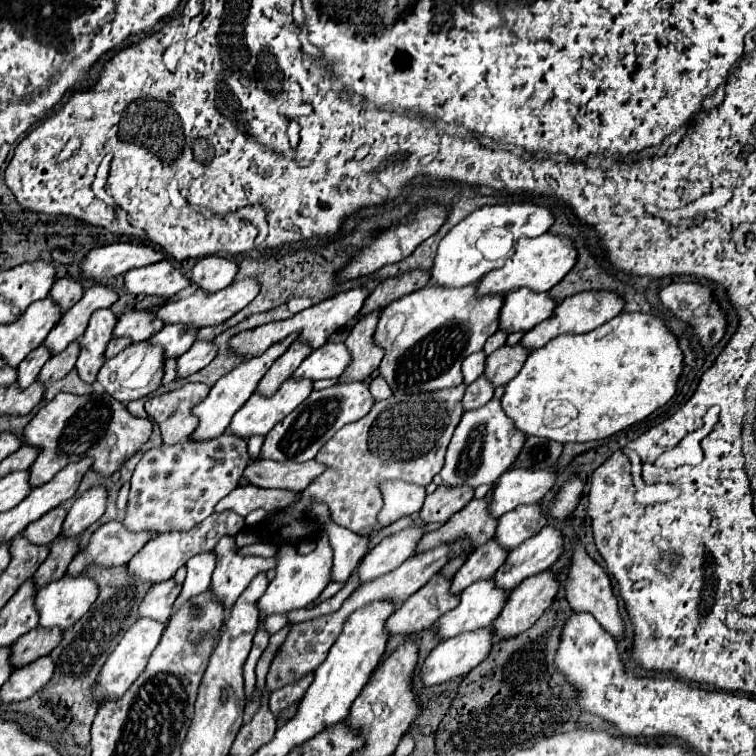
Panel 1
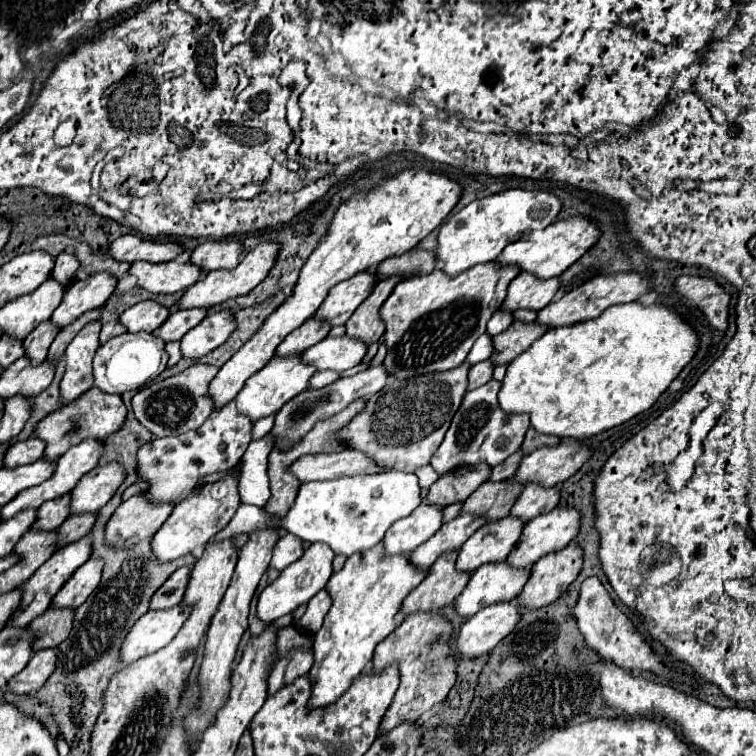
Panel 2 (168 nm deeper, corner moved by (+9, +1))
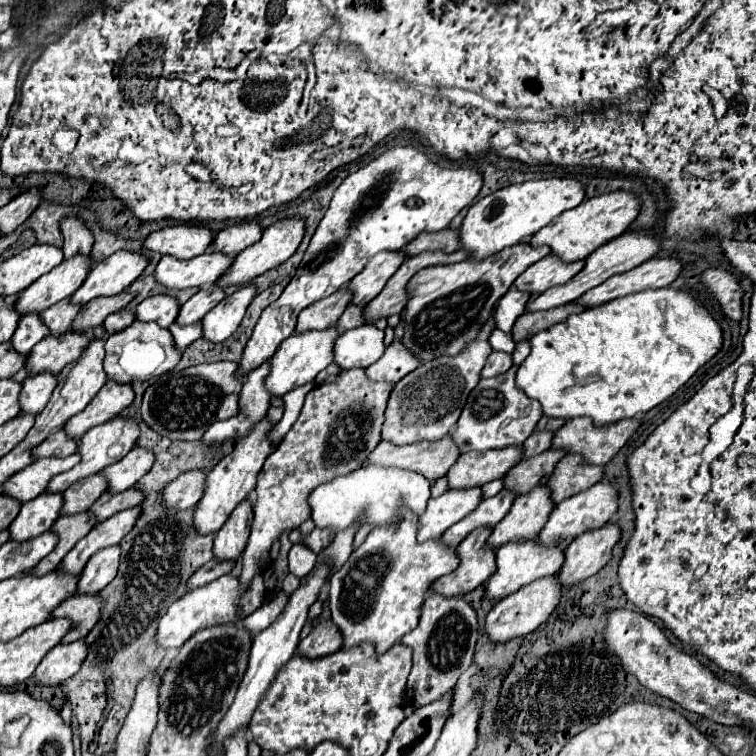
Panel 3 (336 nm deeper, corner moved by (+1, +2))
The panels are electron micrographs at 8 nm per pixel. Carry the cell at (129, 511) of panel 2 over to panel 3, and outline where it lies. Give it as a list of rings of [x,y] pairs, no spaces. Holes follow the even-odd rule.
[[[200,469],[186,471],[180,477],[176,477],[172,483],[168,483],[162,491],[162,503],[166,509],[178,509],[186,511],[196,505],[196,501],[202,497],[204,489],[204,473]]]

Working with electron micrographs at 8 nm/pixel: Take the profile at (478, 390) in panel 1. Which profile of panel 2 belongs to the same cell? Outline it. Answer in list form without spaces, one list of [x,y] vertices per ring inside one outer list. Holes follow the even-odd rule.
[[[482,360],[482,362],[474,364],[468,372],[468,390],[484,386],[492,378],[492,372],[494,372],[492,360]]]

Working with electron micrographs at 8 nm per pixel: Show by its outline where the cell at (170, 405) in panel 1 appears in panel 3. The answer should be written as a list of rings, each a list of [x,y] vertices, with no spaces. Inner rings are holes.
[[[218,361],[188,367],[184,371],[168,371],[158,377],[144,393],[142,419],[162,437],[178,441],[198,441],[202,433],[216,421],[234,417],[238,413],[238,393],[244,379],[236,377],[238,363]]]

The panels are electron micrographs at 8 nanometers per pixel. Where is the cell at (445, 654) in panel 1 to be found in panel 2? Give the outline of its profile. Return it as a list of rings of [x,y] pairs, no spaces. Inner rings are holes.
[[[518,600],[486,606],[484,610],[468,618],[468,622],[460,628],[456,640],[458,652],[462,650],[462,654],[468,658],[492,652],[496,644],[514,630],[520,618],[522,618],[522,608],[518,606]]]

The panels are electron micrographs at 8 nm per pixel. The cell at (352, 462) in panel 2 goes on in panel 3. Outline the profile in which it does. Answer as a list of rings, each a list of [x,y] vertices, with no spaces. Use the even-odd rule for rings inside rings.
[[[446,435],[444,439],[434,443],[420,441],[402,447],[388,441],[380,441],[378,447],[366,457],[364,465],[410,469],[422,473],[432,481],[444,477],[458,457],[458,447],[452,443],[452,437]]]

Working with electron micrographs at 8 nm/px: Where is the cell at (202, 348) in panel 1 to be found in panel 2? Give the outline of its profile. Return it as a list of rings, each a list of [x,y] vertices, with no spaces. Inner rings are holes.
[[[230,310],[212,312],[198,326],[186,332],[186,336],[182,338],[182,354],[186,358],[200,358],[224,344],[234,328],[236,320]]]

